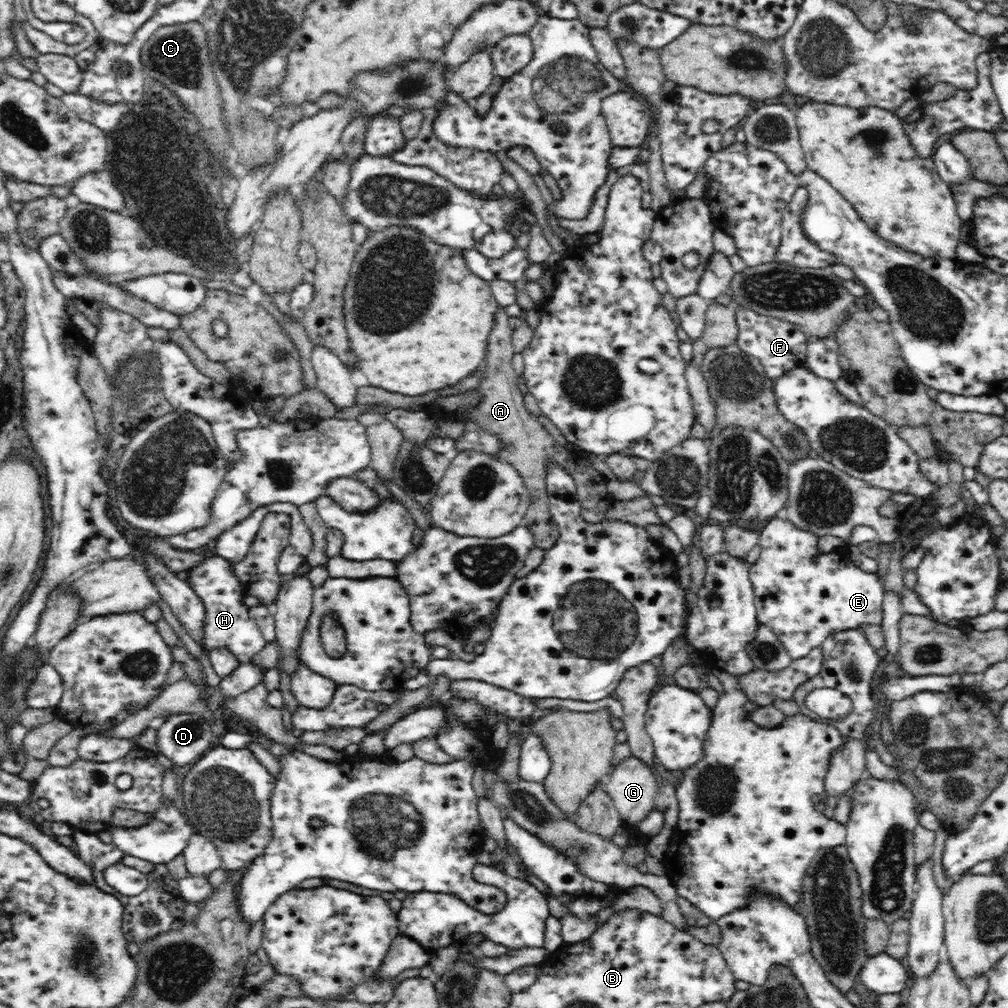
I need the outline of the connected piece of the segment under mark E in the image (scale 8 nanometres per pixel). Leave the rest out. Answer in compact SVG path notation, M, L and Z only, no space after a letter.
M779 516L769 520L759 534L761 554L750 564L749 579L755 594L757 619L776 634L780 643L794 661L820 647L829 637L840 631L852 631L864 625L881 625L884 585L878 574L864 572L848 556L832 553L819 554L818 537L812 532L799 530L792 522Z

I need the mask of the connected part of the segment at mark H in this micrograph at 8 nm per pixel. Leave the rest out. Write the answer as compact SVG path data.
M220 556L204 559L197 566L187 572L188 577L184 580L190 588L194 589L194 593L200 597L200 601L204 605L204 635L203 645L200 645L204 654L215 648L228 649L239 660L240 663L246 663L251 658L260 652L267 641L256 625L256 621L252 620L249 615L248 607L243 603L244 589L242 583L233 573L232 566Z

